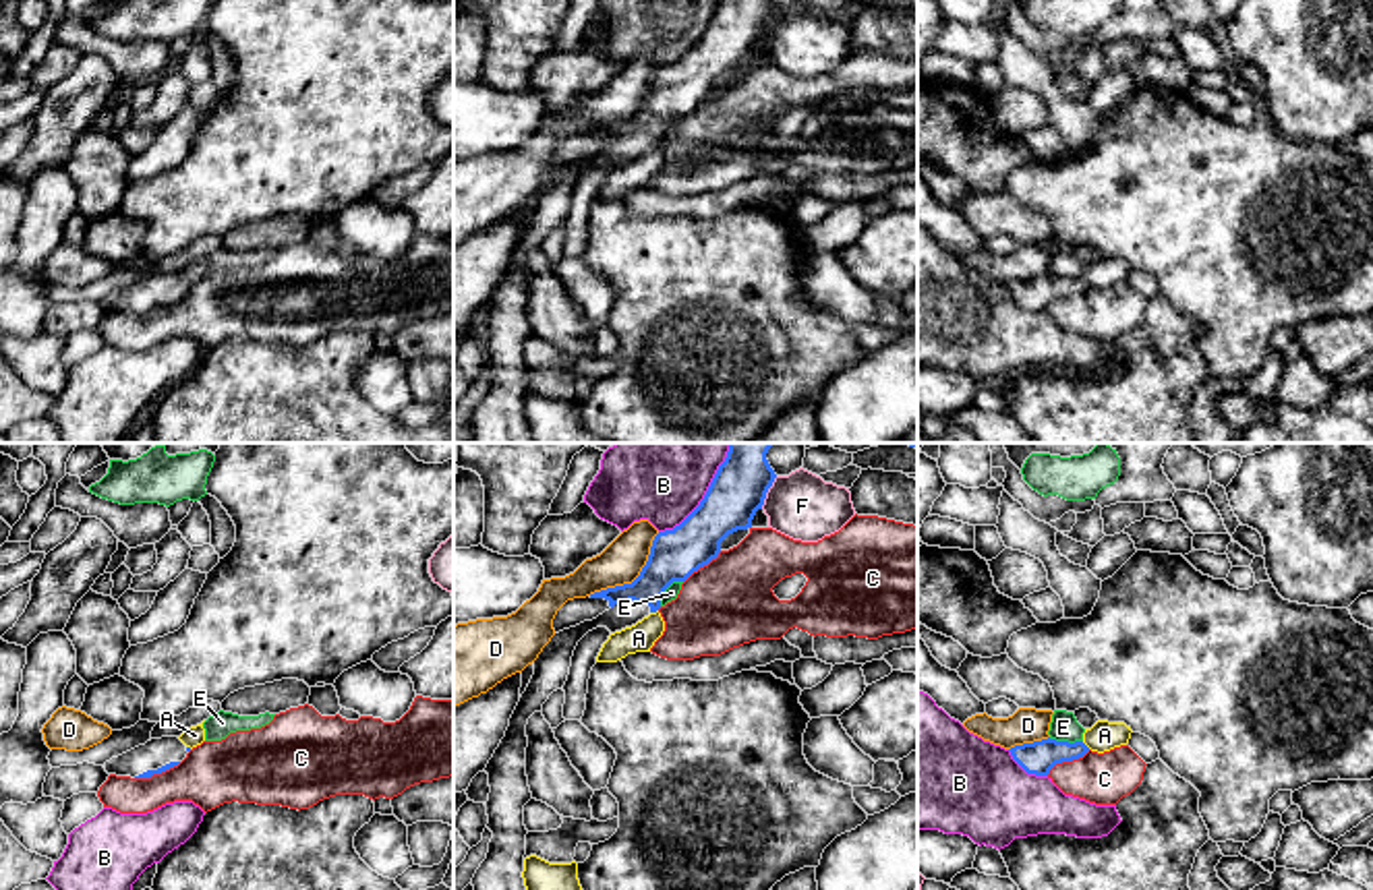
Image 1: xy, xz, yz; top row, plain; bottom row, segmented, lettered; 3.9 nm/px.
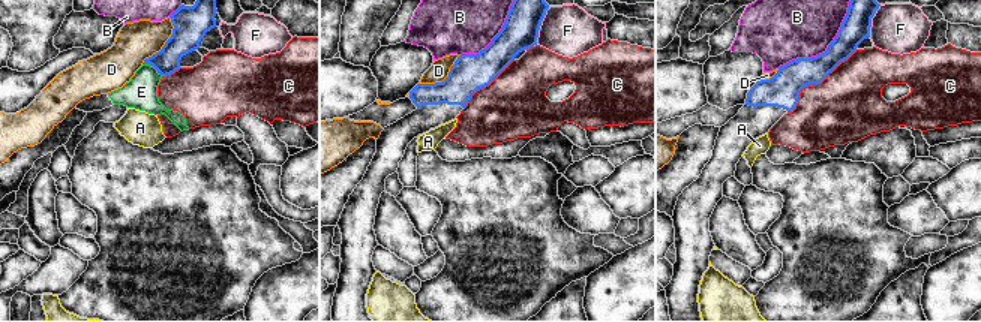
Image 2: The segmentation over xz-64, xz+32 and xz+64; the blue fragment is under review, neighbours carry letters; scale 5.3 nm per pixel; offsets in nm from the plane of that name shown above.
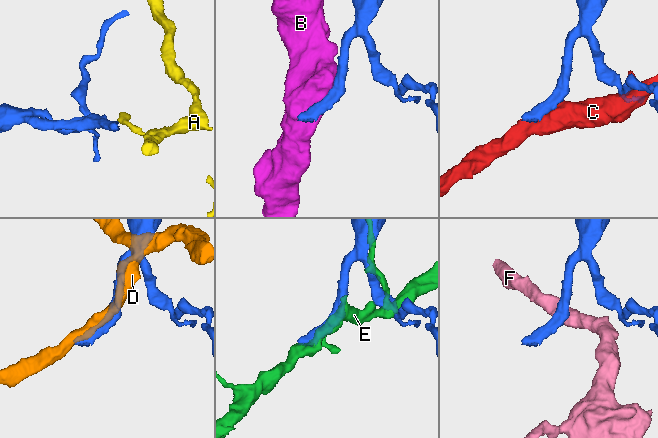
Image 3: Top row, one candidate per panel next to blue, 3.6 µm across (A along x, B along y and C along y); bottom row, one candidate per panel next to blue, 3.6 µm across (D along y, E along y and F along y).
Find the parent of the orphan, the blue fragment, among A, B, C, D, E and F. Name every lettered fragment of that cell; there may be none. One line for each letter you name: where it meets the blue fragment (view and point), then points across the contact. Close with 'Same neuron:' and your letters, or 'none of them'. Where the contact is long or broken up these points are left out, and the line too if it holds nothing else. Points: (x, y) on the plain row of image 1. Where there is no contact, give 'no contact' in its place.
Same neuron: none of them

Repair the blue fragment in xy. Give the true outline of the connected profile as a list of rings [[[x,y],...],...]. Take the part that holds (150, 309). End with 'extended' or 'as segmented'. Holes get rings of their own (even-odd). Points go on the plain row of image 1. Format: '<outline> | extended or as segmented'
[[[162,273],[112,294],[104,304],[116,313],[151,315],[178,302],[186,290],[186,281],[178,273]]] | extended

